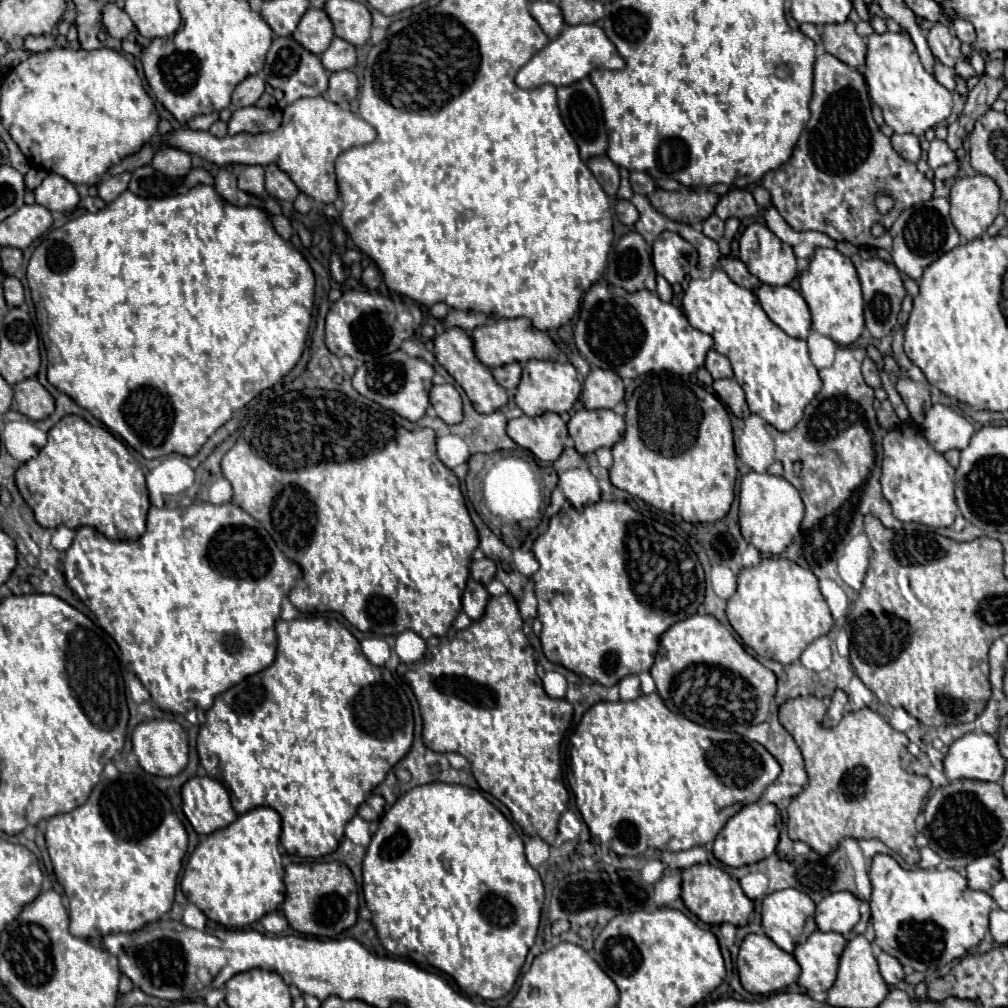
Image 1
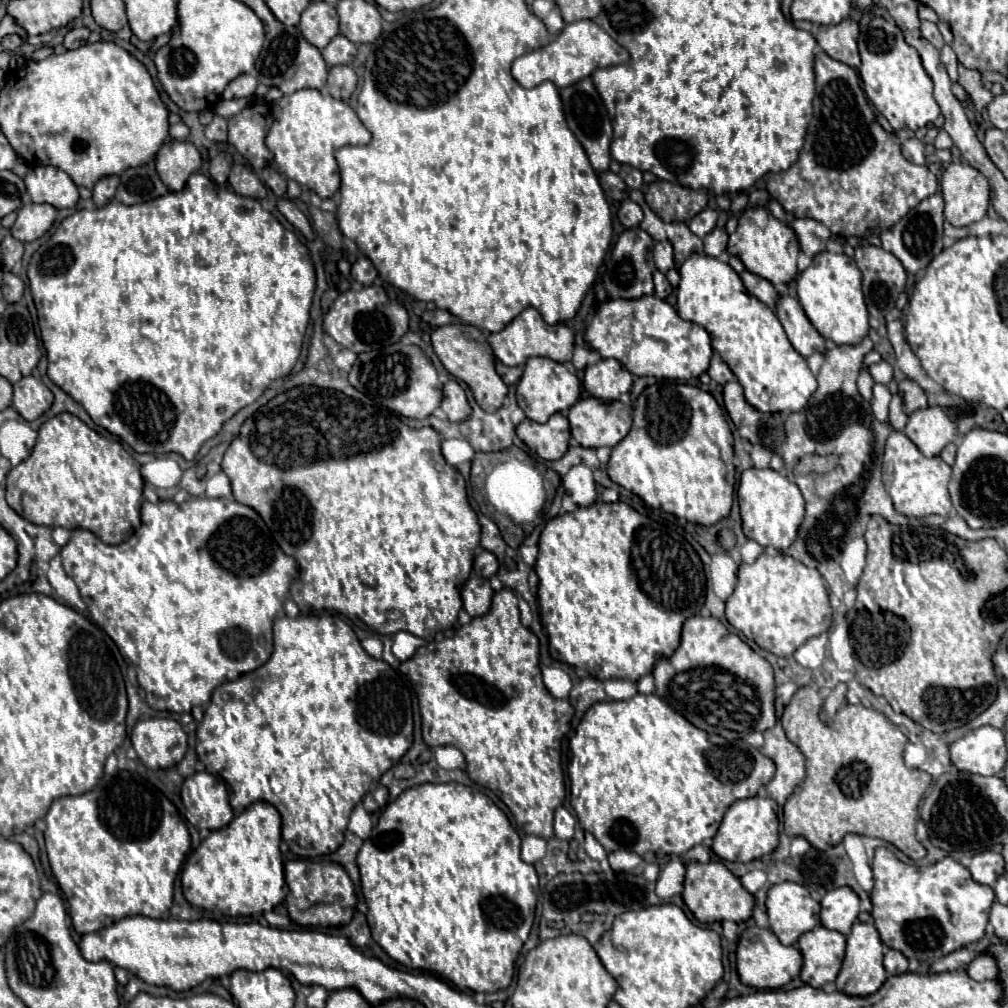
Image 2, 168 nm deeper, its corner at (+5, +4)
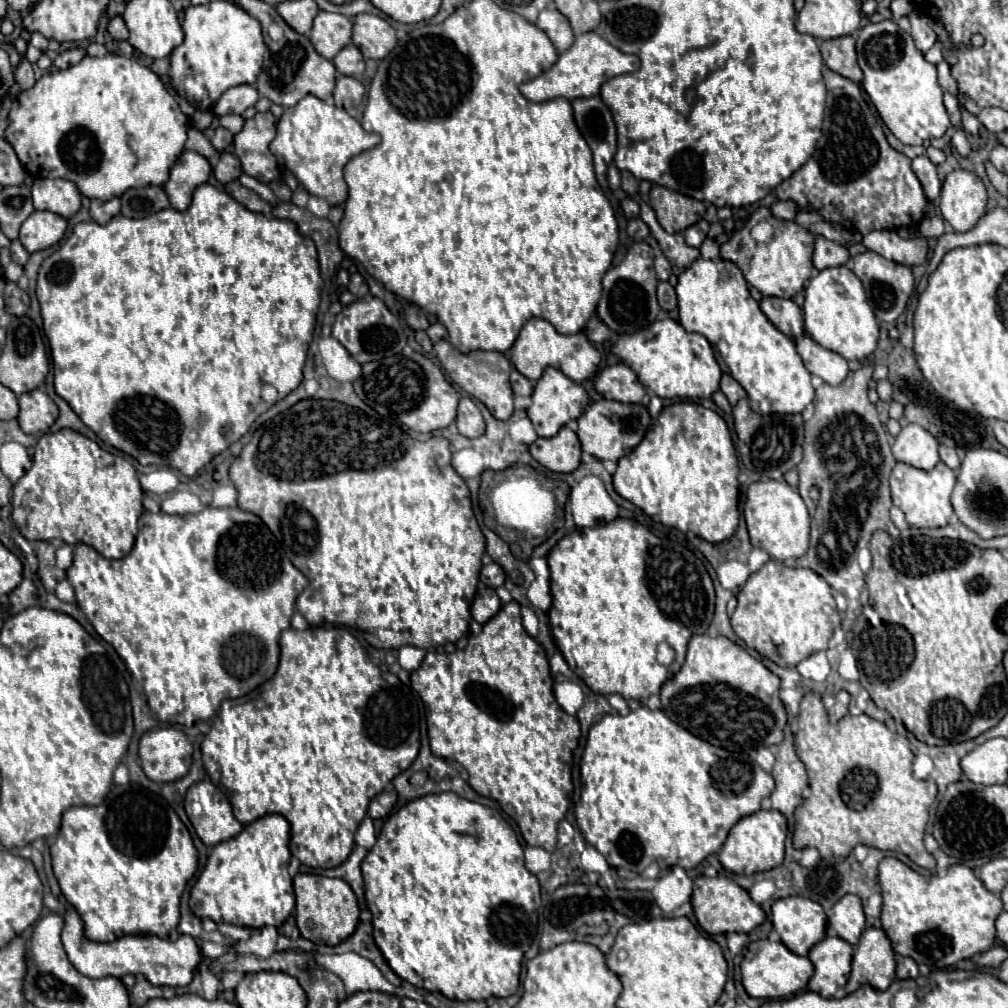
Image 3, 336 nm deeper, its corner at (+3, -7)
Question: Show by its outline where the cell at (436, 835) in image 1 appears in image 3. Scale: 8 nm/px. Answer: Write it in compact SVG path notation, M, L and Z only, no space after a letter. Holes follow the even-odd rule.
M432 793L420 799L414 799L406 807L402 807L396 815L390 815L386 819L376 845L368 851L366 859L362 861L362 875L364 875L366 903L368 903L368 909L372 911L374 941L398 977L412 983L414 987L422 987L428 991L440 991L442 995L450 999L458 999L458 1001L466 1001L466 999L482 1001L490 997L510 997L516 993L518 983L520 983L522 957L530 949L530 943L536 935L536 923L538 923L536 910L541 904L541 887L537 877L530 871L526 871L524 851L518 843L518 837L514 829L508 825L508 821L498 811L486 805L462 799L454 793Z

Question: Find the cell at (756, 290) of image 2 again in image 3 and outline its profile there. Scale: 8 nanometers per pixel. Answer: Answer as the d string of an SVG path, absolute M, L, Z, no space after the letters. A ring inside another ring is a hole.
M766 297L760 301L760 309L784 335L792 339L800 339L804 335L804 319L802 319L800 307L794 301Z

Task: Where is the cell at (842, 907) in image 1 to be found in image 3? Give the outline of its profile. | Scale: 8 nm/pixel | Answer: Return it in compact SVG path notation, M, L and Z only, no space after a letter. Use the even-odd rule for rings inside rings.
M844 895L830 911L828 911L830 927L846 939L850 945L860 941L862 929L866 927L866 917L862 911L862 901L858 895Z

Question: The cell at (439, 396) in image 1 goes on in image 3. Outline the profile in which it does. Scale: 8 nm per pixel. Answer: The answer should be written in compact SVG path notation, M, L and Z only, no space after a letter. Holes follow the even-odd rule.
M470 397L460 399L456 425L458 425L458 431L468 439L476 439L484 433L484 429L486 429L484 417L482 417L480 409L474 405L474 401Z

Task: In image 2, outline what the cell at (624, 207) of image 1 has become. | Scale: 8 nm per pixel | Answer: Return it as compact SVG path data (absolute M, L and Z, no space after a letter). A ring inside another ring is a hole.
M624 200L624 202L620 204L620 208L618 208L618 220L620 220L626 228L638 226L640 220L642 220L642 210L640 210L640 206L638 206L636 202L632 202L632 200Z

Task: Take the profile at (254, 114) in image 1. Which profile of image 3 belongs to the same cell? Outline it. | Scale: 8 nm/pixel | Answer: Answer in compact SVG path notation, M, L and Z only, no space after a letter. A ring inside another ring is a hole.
M270 111L256 113L234 137L234 153L242 161L242 171L262 183L280 177L276 157L270 153L270 141L276 135L276 119Z

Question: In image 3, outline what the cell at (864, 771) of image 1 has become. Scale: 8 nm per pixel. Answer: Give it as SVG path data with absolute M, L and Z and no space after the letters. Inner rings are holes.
M806 693L800 703L798 715L798 733L794 735L796 751L802 763L806 765L812 797L808 797L794 813L796 831L794 831L794 847L814 847L820 851L826 863L836 863L838 859L846 859L850 851L862 843L882 851L894 851L908 855L916 865L924 869L934 869L934 857L924 849L924 829L928 823L928 809L936 799L936 783L916 781L912 777L912 761L914 753L910 751L910 743L906 737L892 733L884 723L868 717L868 715L846 715L836 725L828 721L828 713L822 705L820 695Z

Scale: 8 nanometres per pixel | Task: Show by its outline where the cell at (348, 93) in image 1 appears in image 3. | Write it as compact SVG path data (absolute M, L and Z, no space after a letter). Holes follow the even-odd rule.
M340 77L336 81L336 89L334 89L334 101L336 107L342 109L352 109L358 107L364 99L364 85L354 79L354 77Z

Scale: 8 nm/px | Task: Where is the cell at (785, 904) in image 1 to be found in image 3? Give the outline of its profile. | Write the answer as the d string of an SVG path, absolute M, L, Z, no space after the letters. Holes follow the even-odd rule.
M804 897L774 901L772 925L782 937L782 943L796 955L808 955L826 937L826 913L822 905Z

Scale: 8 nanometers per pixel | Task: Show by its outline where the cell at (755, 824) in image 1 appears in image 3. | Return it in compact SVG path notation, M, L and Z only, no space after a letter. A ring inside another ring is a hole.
M756 811L754 815L748 815L744 819L740 819L726 843L722 845L718 859L722 863L722 867L730 873L736 875L754 875L760 871L768 871L774 869L776 865L780 865L784 861L784 841L786 841L786 817L780 811Z

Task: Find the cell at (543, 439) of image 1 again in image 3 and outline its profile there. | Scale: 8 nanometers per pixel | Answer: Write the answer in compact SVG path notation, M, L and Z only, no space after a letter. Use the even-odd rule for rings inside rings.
M562 427L562 431L550 439L538 437L530 445L530 453L538 463L554 473L570 473L578 469L582 449L578 435L570 427Z

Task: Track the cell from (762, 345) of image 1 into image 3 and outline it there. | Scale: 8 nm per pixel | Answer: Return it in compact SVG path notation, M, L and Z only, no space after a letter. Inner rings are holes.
M696 259L678 275L676 293L680 325L686 331L704 335L710 345L716 345L730 375L746 389L754 411L760 415L802 413L812 403L814 389L810 385L810 373L796 345L762 313L758 301L750 297L742 271L732 261Z

